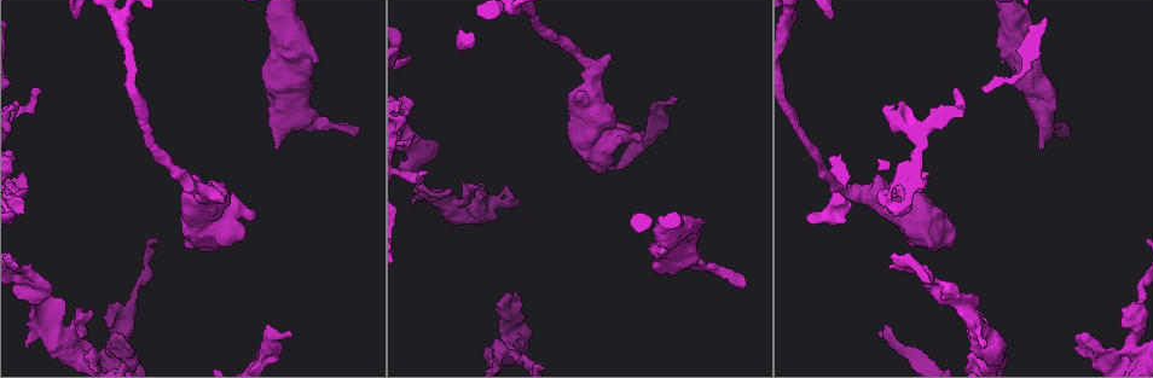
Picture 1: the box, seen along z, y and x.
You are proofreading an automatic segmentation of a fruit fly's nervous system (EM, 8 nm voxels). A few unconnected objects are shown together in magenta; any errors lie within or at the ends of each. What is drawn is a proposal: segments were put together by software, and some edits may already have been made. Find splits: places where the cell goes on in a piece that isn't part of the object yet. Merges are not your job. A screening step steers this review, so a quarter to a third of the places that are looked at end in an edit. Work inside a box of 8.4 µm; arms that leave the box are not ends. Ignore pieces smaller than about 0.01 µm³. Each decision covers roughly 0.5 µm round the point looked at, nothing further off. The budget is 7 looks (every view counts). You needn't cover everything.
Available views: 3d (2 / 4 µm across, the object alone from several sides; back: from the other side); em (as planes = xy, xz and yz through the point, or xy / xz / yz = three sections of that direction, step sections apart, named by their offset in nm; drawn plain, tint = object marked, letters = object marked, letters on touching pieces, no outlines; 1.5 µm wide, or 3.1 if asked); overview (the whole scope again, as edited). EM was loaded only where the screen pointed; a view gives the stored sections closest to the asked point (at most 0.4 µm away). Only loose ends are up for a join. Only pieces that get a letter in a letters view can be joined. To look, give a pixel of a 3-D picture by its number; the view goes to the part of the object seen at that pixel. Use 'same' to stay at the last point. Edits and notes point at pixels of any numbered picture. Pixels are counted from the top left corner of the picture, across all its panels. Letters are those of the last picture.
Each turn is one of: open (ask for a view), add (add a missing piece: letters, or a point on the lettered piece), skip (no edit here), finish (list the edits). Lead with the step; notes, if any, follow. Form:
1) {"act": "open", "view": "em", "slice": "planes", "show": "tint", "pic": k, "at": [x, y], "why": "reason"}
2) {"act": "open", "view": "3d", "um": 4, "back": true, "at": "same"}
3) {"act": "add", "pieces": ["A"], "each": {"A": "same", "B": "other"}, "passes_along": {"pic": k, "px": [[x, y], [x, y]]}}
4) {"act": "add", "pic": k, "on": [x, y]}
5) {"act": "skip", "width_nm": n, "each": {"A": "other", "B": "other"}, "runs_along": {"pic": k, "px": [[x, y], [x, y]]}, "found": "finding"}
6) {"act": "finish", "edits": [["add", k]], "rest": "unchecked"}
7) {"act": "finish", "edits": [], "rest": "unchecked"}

{"act": "open", "view": "em", "um": 3.1, "slice": "xy", "step": 16, "show": "letters", "pic": 1, "at": [1068, 133], "why": "an open end"}

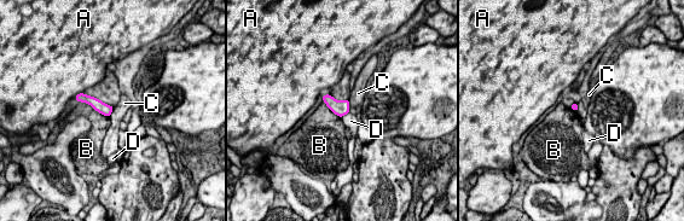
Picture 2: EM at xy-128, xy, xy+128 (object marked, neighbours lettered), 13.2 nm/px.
{"act": "open", "view": "em", "um": 3.1, "slice": "planes", "show": "letters", "at": "same"}

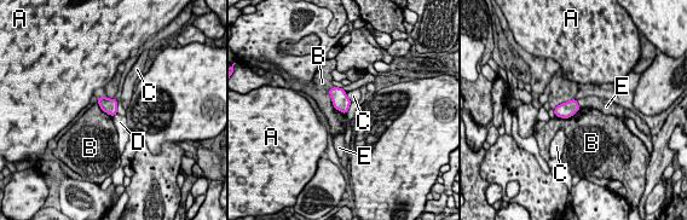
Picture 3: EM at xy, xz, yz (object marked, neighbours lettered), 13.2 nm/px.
{"act": "skip", "longest_contact_nm": ["B", 420], "each": {"A": "other", "B": "other", "C": "other", "D": "other", "E": "other"}, "border": {"pic": 3, "px": [[330, 87], [332, 104], [345, 114]]}, "found": "no lettered piece goes on from it"}

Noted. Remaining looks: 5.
{"act": "open", "view": "em", "slice": "planes", "show": "letters", "pic": 1, "at": [608, 55], "why": "branch stops here"}

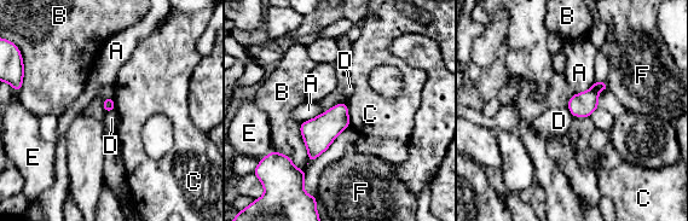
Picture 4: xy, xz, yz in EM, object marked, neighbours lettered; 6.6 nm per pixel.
{"act": "skip", "each": {"A": "other", "B": "other", "C": "other", "D": "other", "E": "other", "F": "other"}, "border": {"pic": 4, "px": [[114, 109], [105, 112]]}, "found": "no lettered piece goes on from it"}

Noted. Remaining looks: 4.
{"act": "open", "view": "3d", "um": 2, "pic": 1, "at": [39, 91], "why": "an open end"}

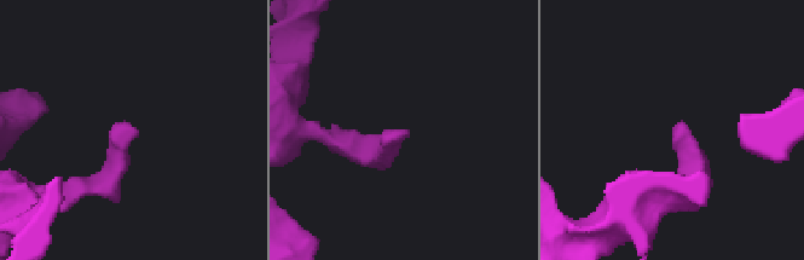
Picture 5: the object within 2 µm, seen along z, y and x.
{"act": "open", "view": "em", "slice": "planes", "show": "letters", "pic": 5, "at": [402, 131]}

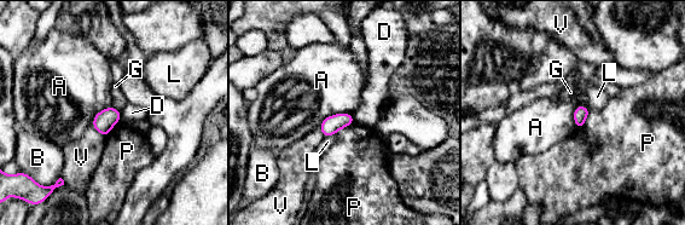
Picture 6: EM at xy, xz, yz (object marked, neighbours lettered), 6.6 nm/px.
{"act": "skip", "width_nm": 90, "each": {"A": "other", "B": "other", "D": "other", "G": "other", "L": "other", "P": "other", "V": "other"}, "border": {"pic": 6, "px": [[352, 113], [329, 115], [318, 127]]}, "found": "no lettered piece goes on from it"}

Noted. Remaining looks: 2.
{"act": "finish", "edits": [], "rest": "unchecked"}

